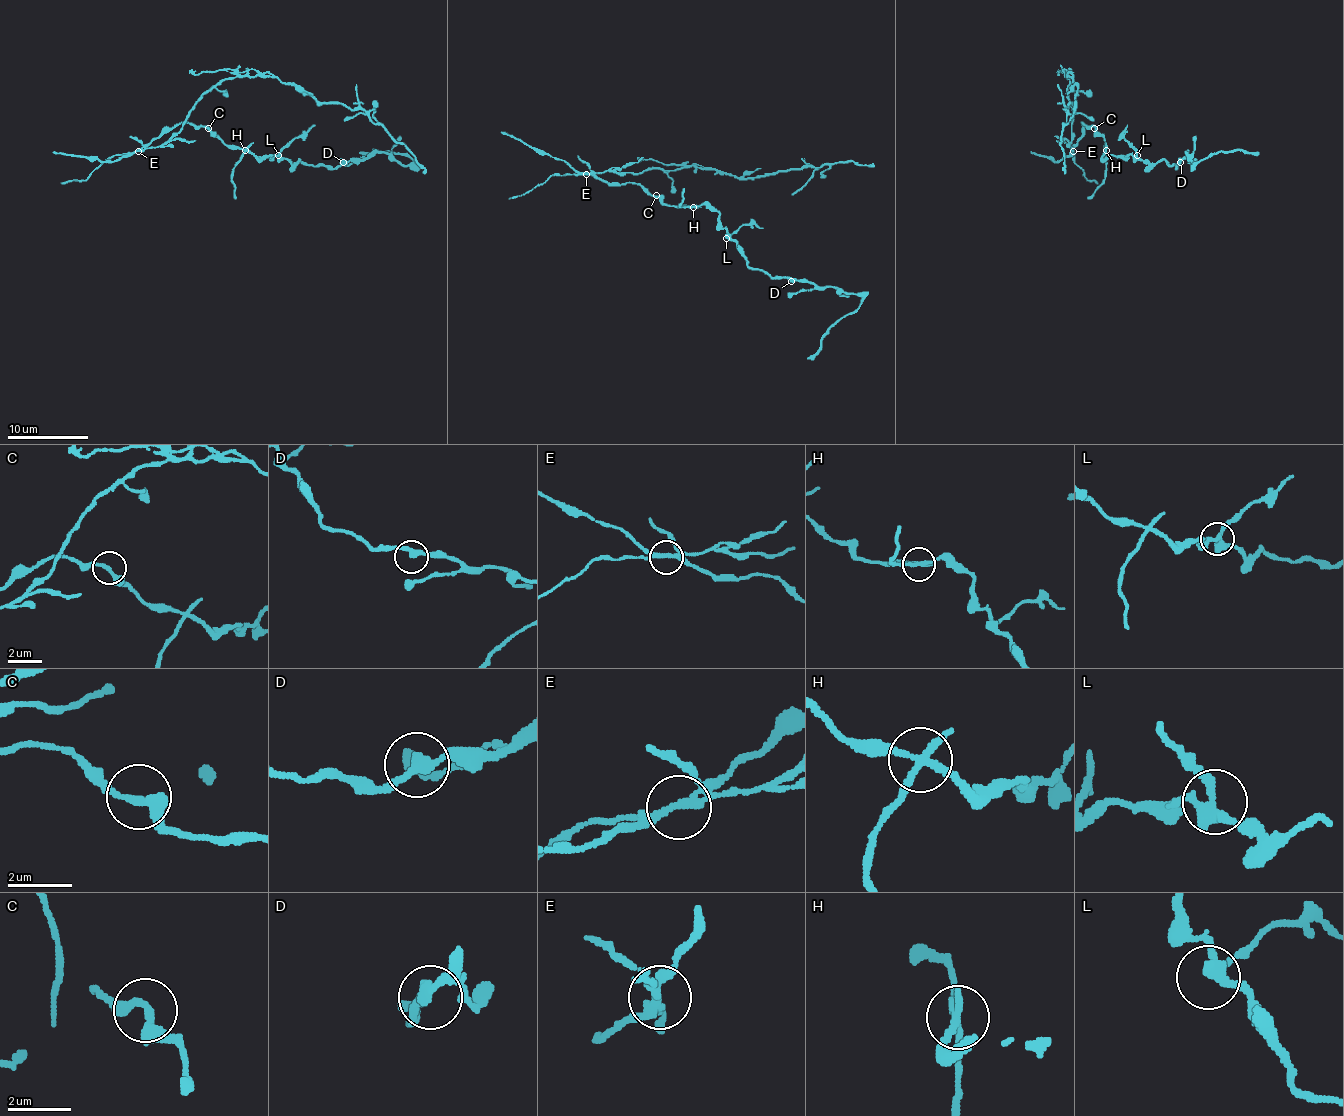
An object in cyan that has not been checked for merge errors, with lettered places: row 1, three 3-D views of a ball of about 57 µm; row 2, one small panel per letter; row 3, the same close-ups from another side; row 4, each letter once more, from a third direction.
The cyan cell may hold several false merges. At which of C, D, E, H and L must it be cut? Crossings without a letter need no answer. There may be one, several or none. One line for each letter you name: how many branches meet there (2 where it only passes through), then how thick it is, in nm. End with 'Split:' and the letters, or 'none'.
E: Branches: 3. Thickness 180 nm
H: Branches: 3. Thickness 200 nm
L: Branches: 3. Thickness 320 nm
Split: E, H, L

